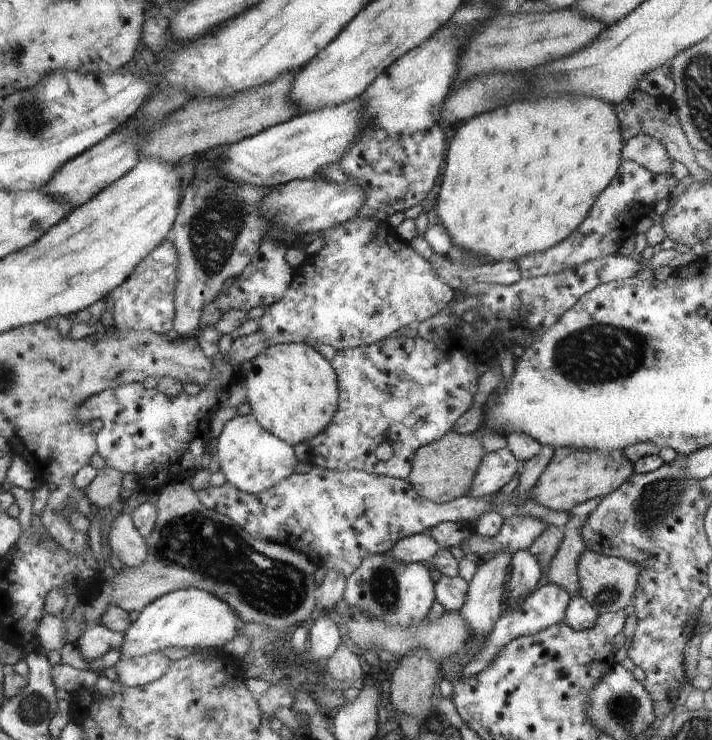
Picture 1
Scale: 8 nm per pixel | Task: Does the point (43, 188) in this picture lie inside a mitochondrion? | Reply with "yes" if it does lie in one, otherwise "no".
no

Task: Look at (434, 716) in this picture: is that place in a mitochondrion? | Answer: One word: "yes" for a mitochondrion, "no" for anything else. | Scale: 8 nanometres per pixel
no

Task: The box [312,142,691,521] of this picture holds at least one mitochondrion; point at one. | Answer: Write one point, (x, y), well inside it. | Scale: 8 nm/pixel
(598, 353)

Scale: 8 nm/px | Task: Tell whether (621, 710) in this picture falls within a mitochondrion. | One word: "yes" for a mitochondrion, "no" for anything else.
yes

